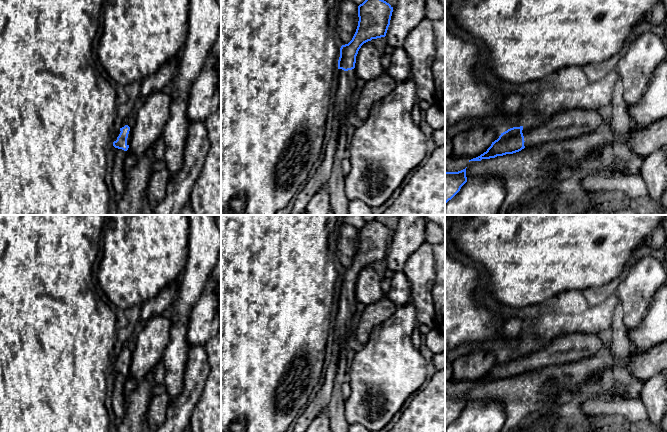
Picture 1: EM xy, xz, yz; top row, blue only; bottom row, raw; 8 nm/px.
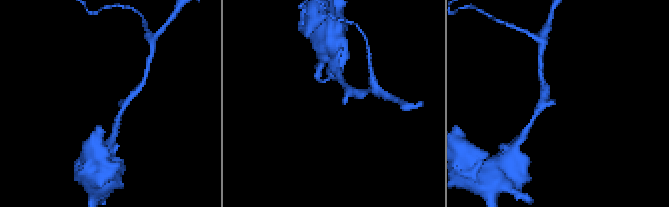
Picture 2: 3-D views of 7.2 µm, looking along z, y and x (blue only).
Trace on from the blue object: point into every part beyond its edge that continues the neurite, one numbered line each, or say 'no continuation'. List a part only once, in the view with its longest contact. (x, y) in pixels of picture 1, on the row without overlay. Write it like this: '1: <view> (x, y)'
1: xy (122, 348)

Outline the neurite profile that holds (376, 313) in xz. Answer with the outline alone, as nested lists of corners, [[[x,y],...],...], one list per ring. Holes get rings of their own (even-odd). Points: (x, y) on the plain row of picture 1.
[[[386,296],[379,301],[366,305],[358,326],[353,331],[353,336],[362,344],[365,344],[372,329],[390,318],[398,309],[394,302]]]

